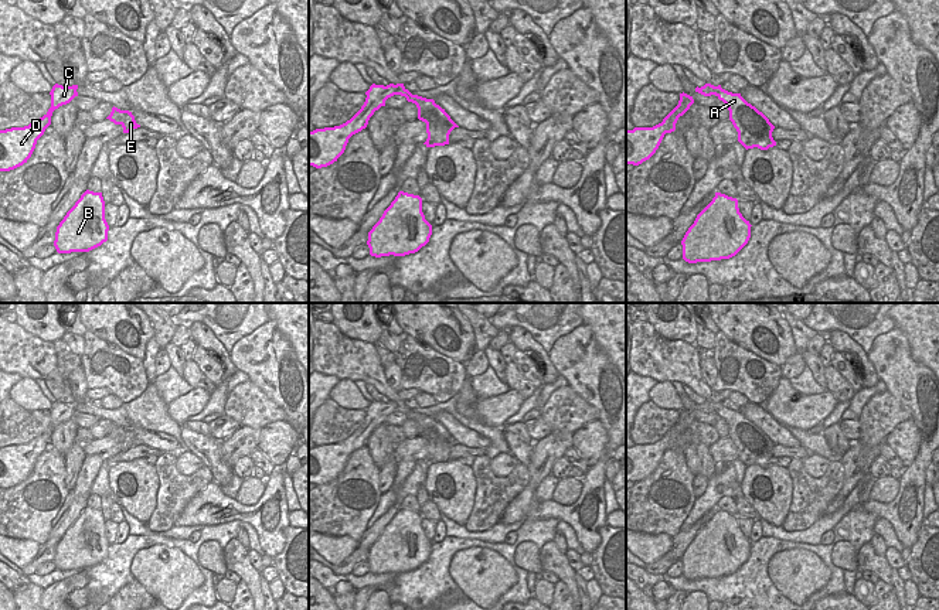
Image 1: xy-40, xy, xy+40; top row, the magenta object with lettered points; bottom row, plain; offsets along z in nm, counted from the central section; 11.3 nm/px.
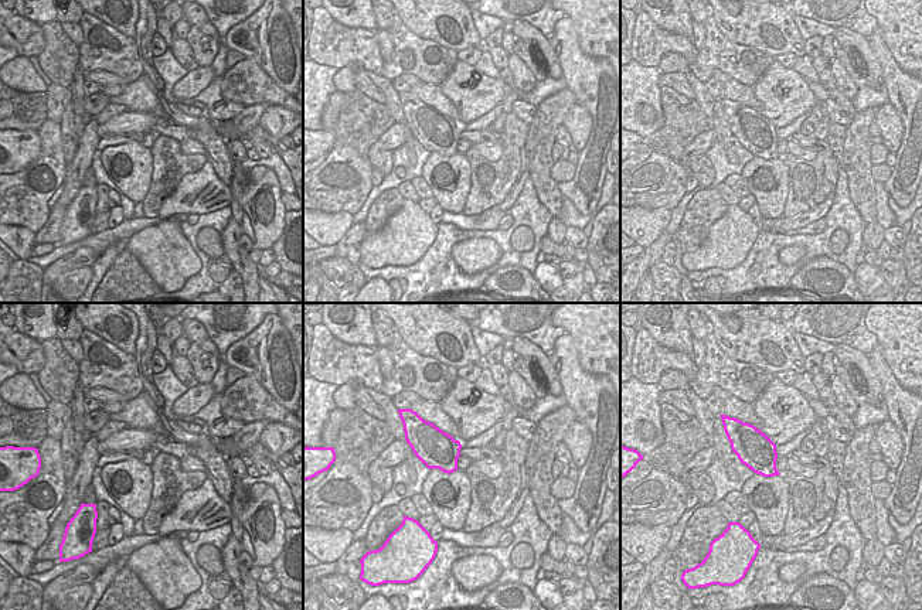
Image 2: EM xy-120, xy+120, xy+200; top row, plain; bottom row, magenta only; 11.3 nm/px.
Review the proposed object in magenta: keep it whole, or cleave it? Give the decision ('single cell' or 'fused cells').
fused cells

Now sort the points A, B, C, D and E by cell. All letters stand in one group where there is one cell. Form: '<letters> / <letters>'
A E / B C D

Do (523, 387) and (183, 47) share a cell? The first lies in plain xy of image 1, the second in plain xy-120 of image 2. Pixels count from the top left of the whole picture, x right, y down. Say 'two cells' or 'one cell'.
one cell

